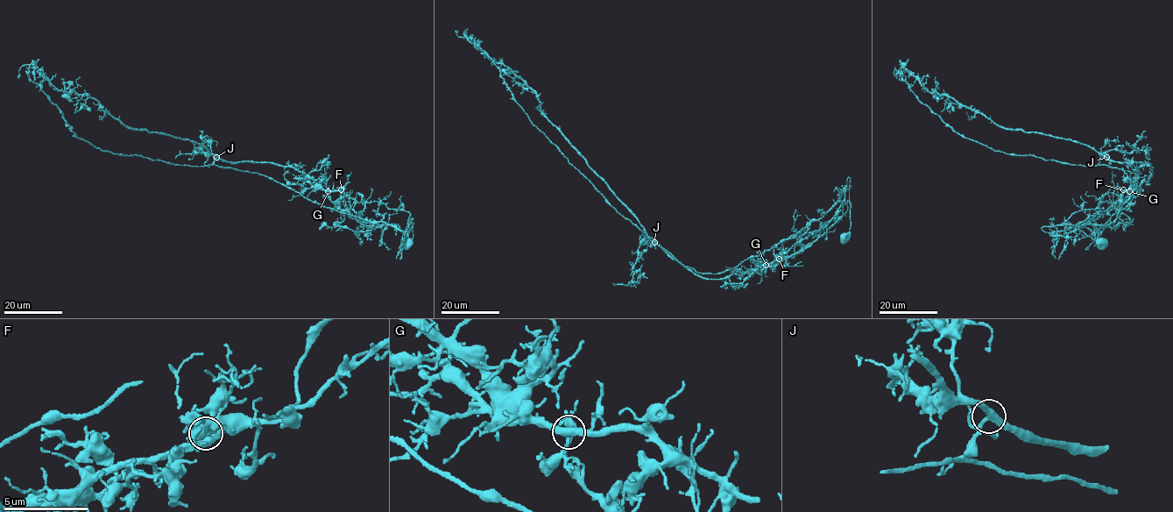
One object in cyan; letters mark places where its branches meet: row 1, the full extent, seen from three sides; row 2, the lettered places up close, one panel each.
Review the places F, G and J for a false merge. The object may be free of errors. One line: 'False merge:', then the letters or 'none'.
False merge: G

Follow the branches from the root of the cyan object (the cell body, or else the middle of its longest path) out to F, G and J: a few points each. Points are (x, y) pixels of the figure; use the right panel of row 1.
F: (1102, 244), (1072, 224), (1042, 228), (1053, 233), (1078, 225), (1098, 211), (1101, 202), (1117, 202), (1123, 189)
G: (1102, 244), (1072, 224), (1042, 228), (1053, 233), (1070, 230), (1095, 215), (1101, 202), (1117, 202), (1129, 191)
J: (1102, 244), (1072, 224), (1042, 228), (1078, 225), (1133, 186), (1142, 163), (1106, 157)

